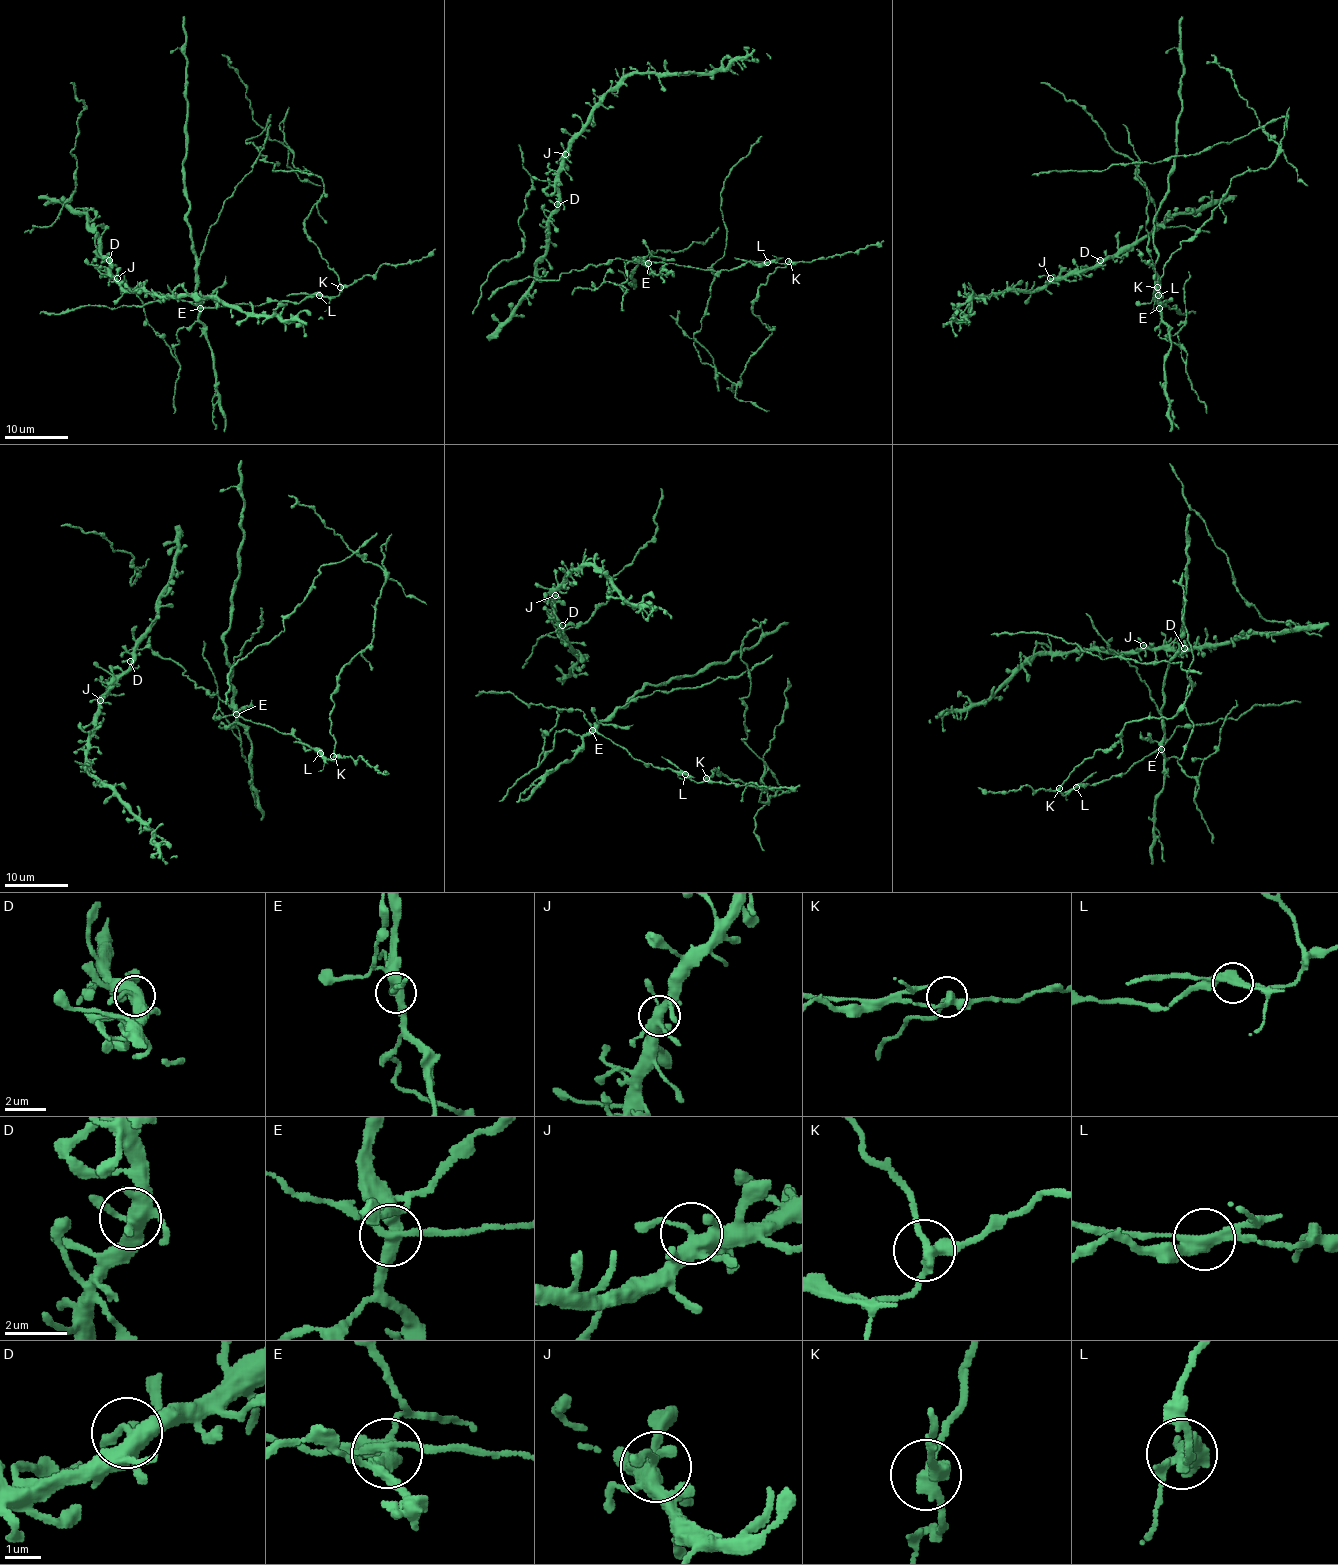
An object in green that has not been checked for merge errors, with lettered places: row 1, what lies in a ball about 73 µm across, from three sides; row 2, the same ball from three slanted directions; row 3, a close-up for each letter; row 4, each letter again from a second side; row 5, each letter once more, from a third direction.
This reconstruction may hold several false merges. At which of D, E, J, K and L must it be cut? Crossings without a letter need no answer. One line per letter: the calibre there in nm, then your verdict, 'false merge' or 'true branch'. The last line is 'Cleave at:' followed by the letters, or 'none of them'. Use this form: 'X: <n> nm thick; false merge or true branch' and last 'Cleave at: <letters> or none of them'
D: 420 nm thick; true branch
E: 400 nm thick; false merge
J: 380 nm thick; true branch
K: 320 nm thick; false merge
L: 400 nm thick; false merge
Cleave at: E, K, L

